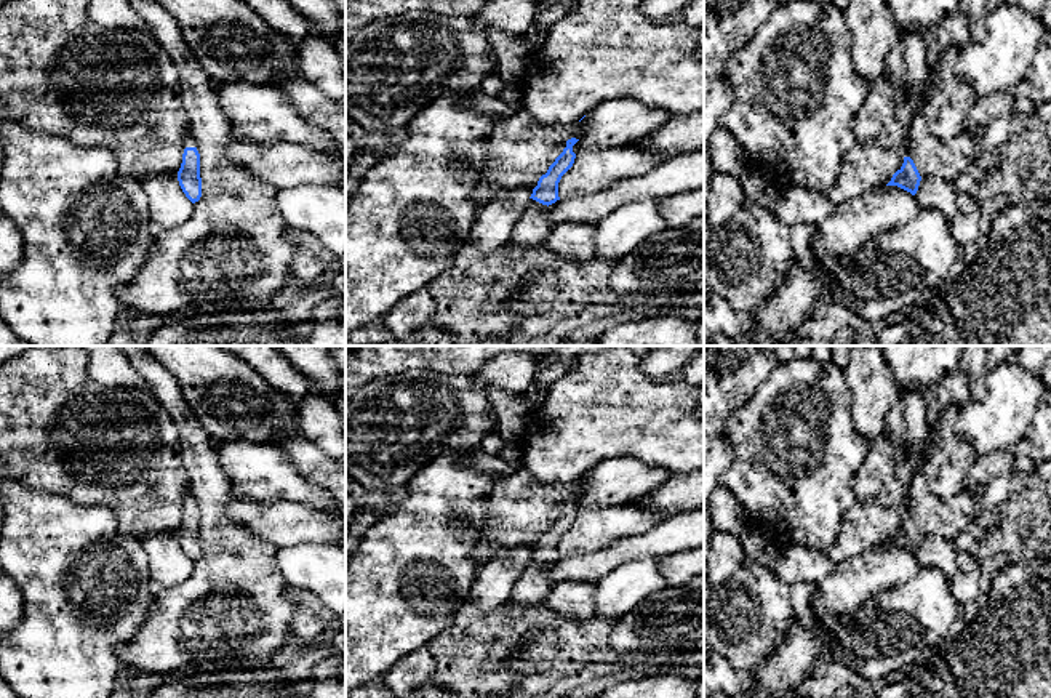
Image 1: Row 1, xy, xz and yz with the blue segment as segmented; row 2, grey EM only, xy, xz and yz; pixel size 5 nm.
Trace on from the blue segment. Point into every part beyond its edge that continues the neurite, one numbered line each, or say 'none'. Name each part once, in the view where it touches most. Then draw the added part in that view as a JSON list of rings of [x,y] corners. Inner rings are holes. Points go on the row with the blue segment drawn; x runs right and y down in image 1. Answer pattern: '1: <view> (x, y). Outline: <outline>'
1: yz (947, 159). Outline: [[[921,112],[915,114],[909,133],[909,157],[921,178],[941,178],[953,183],[979,155],[977,126],[941,139],[929,133]]]

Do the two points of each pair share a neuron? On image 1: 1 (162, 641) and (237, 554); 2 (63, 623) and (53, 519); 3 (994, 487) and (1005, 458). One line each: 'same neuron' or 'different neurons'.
1: same neuron
2: same neuron
3: same neuron

